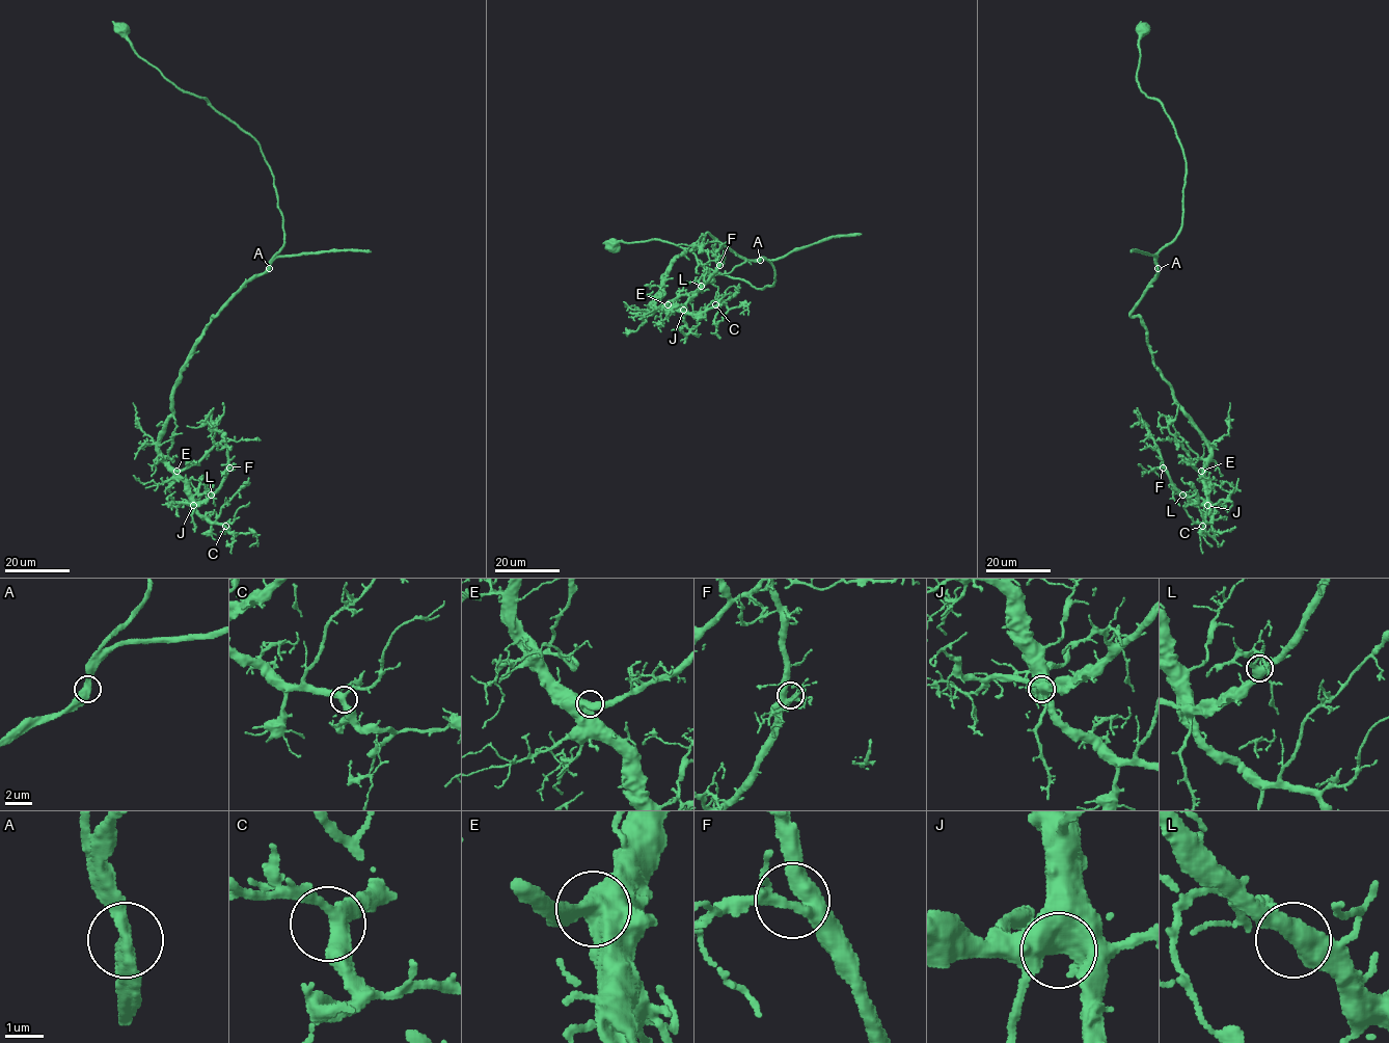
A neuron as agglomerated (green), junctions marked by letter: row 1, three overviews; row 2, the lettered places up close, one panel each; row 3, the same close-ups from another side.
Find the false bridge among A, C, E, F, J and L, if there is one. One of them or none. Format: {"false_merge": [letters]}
{"false_merge": []}

